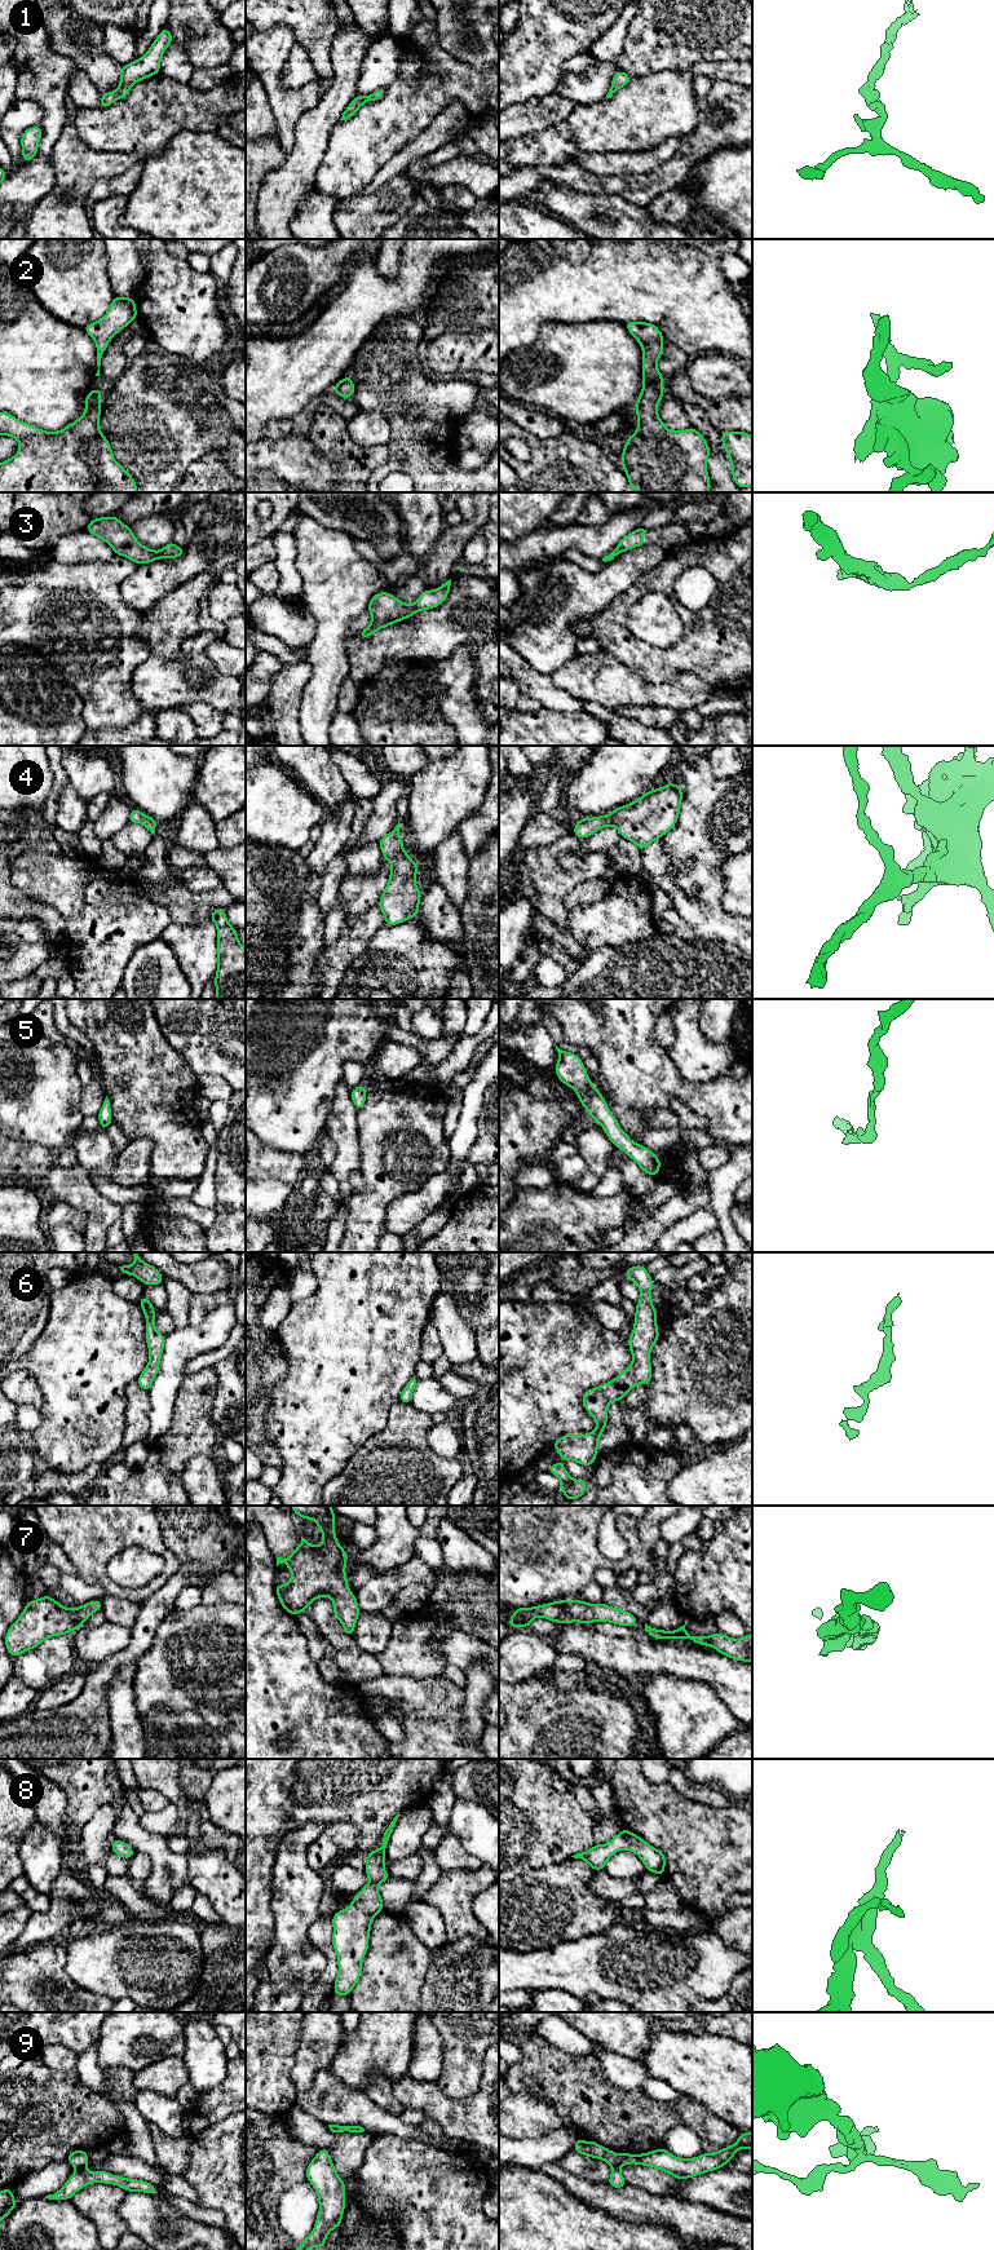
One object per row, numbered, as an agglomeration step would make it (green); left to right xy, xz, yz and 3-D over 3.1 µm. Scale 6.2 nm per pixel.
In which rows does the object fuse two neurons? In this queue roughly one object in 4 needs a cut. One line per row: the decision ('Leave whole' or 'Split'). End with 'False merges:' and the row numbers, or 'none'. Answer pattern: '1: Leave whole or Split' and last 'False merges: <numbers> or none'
1: Leave whole
2: Leave whole
3: Leave whole
4: Leave whole
5: Leave whole
6: Leave whole
7: Leave whole
8: Leave whole
9: Split
False merges: 9

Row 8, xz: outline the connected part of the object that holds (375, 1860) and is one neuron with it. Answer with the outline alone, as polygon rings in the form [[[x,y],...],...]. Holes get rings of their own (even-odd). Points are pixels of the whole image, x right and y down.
[[[396,1816],[384,1830],[383,1847],[365,1856],[365,1871],[370,1883],[354,1895],[353,1902],[348,1908],[337,1911],[331,1919],[333,1926],[332,1946],[337,1954],[339,1966],[333,1995],[350,1995],[361,1977],[362,1961],[368,1950],[372,1919],[384,1910],[377,1886],[390,1879],[384,1869],[385,1848],[399,1816]]]

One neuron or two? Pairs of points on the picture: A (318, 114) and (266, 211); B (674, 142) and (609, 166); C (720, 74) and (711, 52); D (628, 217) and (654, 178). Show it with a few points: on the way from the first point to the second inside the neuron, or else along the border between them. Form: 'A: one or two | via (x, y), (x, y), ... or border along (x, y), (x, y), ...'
A: one | via (310, 138), (309, 149), (299, 171), (287, 186)
B: one | via (658, 155), (648, 162), (624, 163)
C: two | border along (738, 60), (697, 61), (689, 70)
D: two | border along (608, 194), (615, 194), (645, 208)

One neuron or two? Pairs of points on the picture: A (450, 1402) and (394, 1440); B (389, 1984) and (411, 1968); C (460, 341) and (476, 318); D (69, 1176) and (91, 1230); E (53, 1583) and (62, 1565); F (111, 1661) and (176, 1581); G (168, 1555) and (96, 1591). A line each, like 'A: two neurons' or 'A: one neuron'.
A: two neurons
B: one neuron
C: two neurons
D: one neuron
E: two neurons
F: one neuron
G: two neurons

